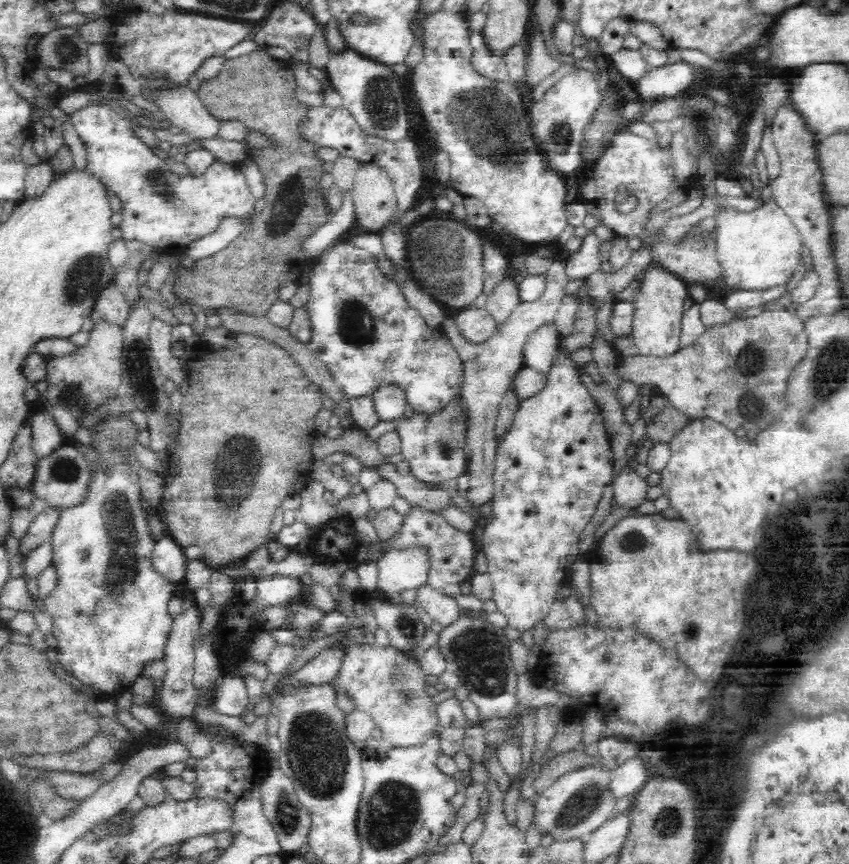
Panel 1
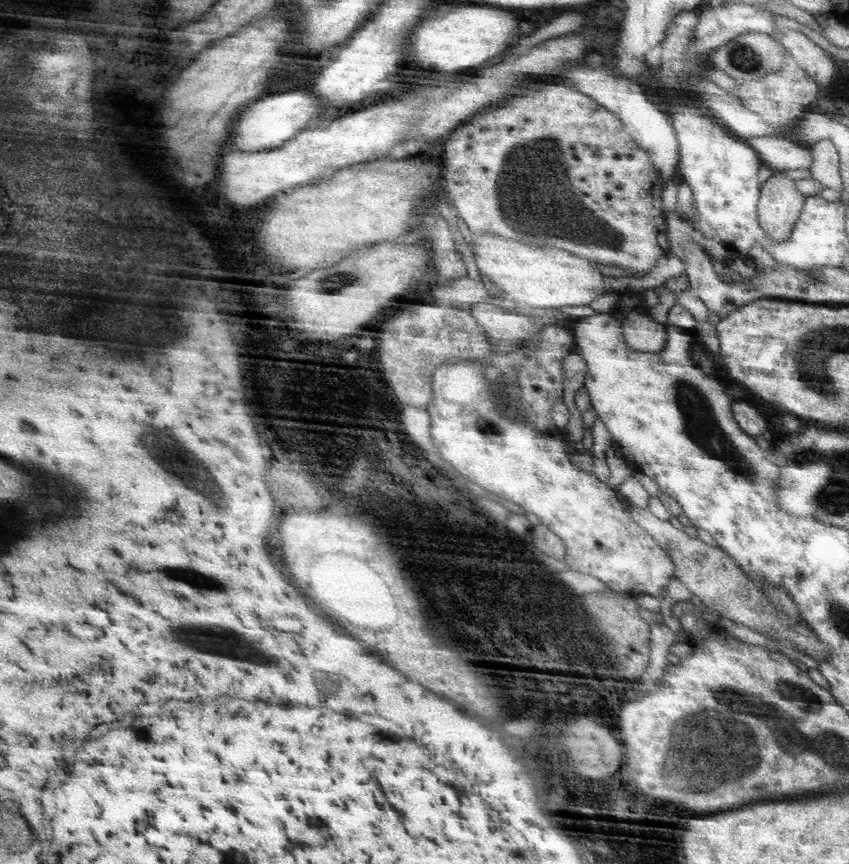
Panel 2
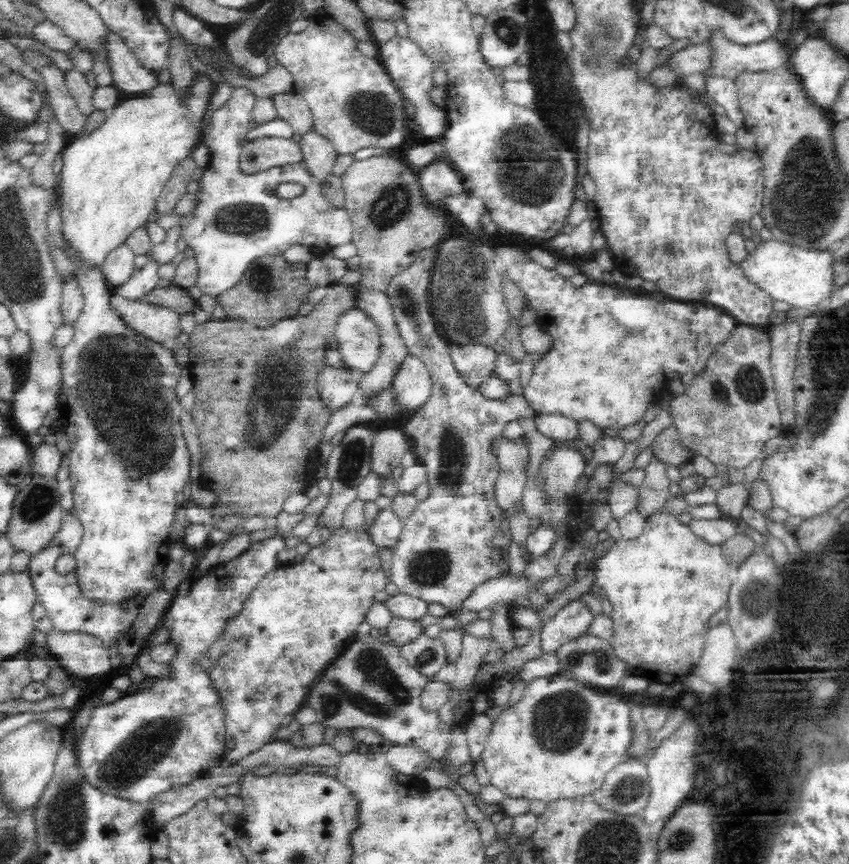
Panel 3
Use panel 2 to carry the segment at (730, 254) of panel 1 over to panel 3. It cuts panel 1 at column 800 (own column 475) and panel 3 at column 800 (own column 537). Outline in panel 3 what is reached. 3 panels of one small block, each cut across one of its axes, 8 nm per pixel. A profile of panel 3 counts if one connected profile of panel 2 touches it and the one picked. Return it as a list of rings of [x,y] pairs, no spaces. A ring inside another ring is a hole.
[[[760,240],[739,262],[744,276],[770,299],[783,300],[790,306],[810,306],[826,298],[832,282],[832,257],[830,251],[805,249],[801,246],[778,240]]]

